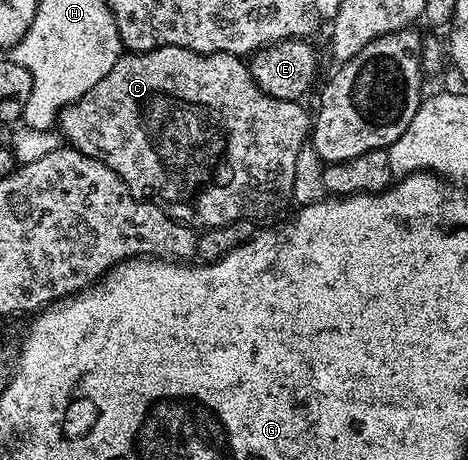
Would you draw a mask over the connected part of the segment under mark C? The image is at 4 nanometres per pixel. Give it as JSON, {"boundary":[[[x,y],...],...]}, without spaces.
{"boundary":[[[161,46],[155,50],[123,53],[102,80],[97,81],[88,92],[84,92],[79,99],[63,108],[57,117],[56,126],[63,139],[73,149],[112,168],[112,172],[116,172],[116,176],[124,180],[124,184],[137,198],[157,202],[175,222],[180,222],[183,226],[209,228],[230,224],[241,218],[259,220],[258,218],[264,217],[265,214],[272,213],[277,206],[291,201],[296,159],[302,146],[308,142],[308,135],[312,130],[311,115],[306,115],[302,105],[301,101],[276,100],[265,94],[256,84],[256,80],[252,80],[249,65],[237,54],[201,54],[183,46]]]}

